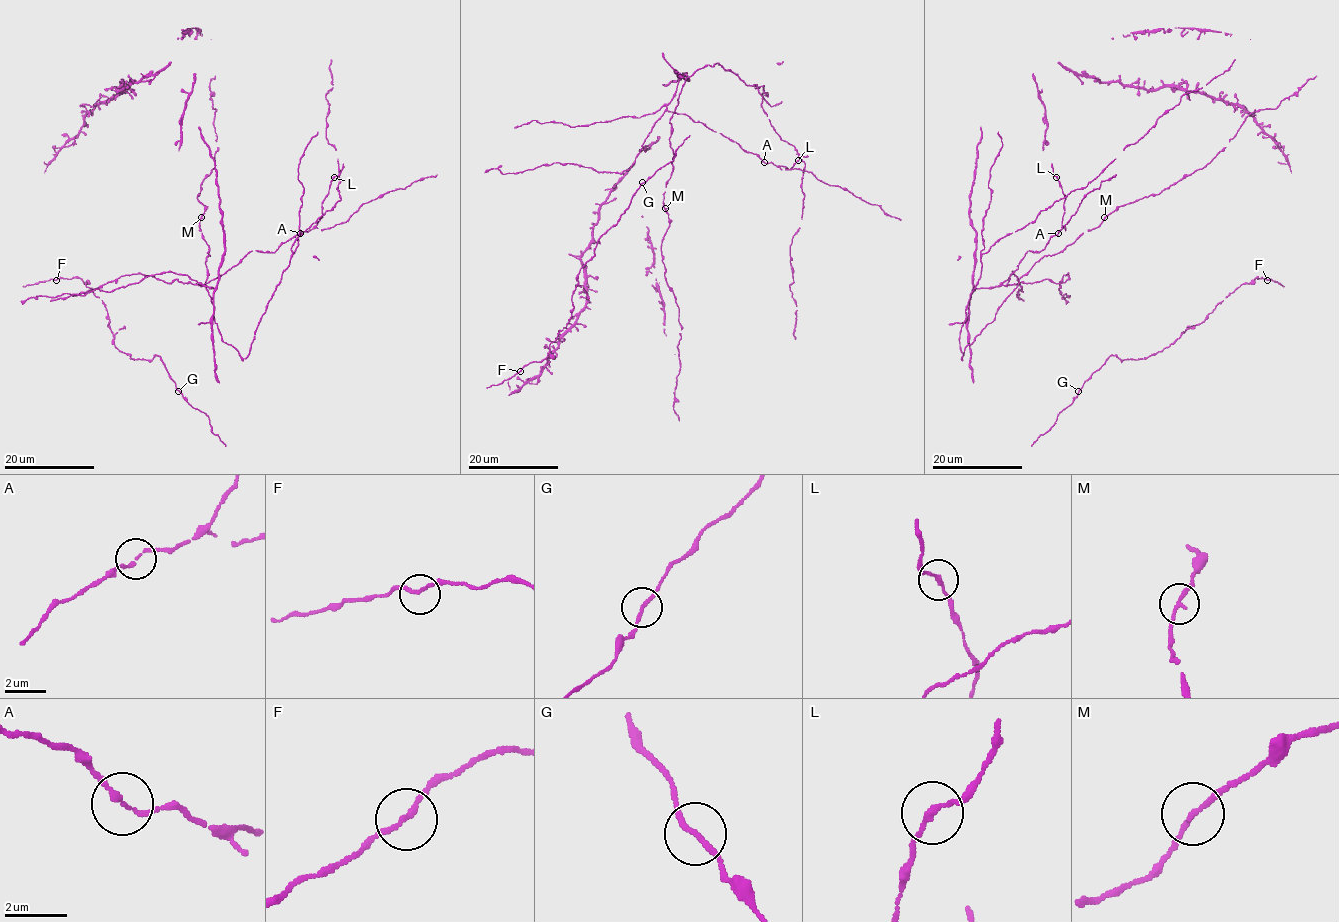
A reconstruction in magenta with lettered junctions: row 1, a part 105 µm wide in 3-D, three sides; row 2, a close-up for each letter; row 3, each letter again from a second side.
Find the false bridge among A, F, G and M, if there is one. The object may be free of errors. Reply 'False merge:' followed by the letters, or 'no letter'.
False merge: no letter

